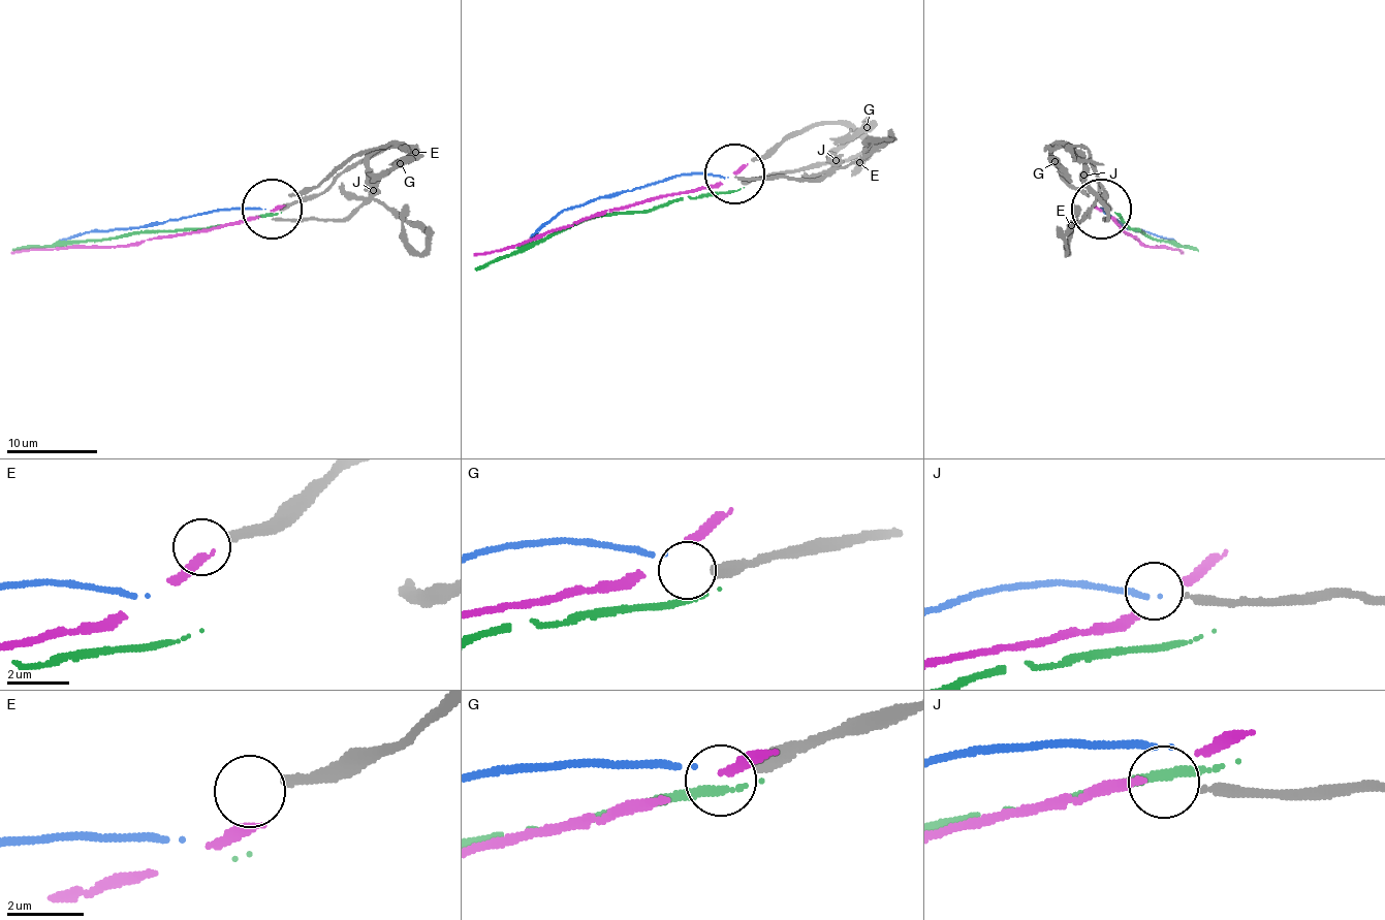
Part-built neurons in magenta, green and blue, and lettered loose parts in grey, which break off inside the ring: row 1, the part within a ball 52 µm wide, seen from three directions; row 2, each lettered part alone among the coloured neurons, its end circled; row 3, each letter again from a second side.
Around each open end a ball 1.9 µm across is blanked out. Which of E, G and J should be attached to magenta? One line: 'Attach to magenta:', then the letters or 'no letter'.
Attach to magenta: no letter

